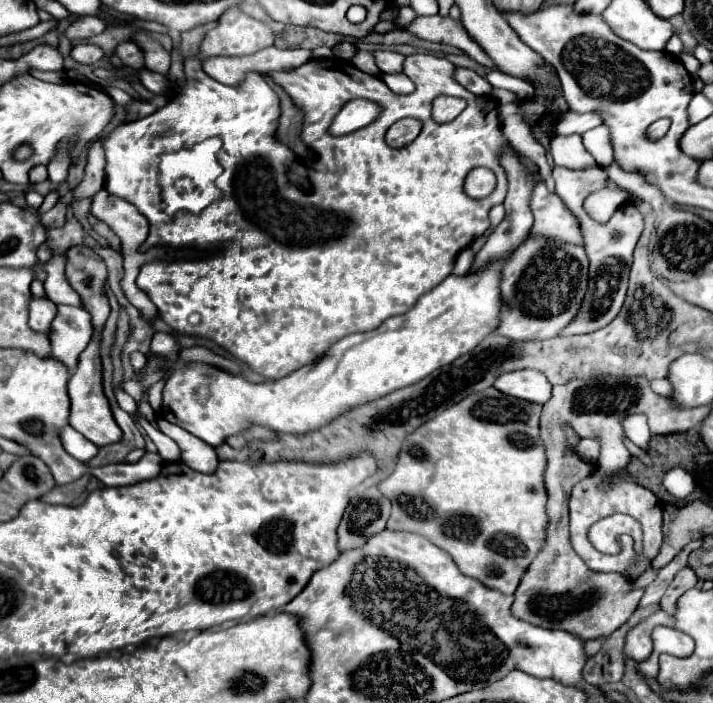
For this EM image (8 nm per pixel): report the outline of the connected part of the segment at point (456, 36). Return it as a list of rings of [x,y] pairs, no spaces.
[[[434,15],[434,17],[418,17],[410,27],[410,33],[418,33],[416,37],[432,41],[432,43],[444,43],[444,45],[452,45],[462,49],[468,57],[472,57],[474,61],[478,61],[480,65],[486,65],[490,69],[498,69],[494,65],[494,61],[484,53],[484,49],[470,39],[468,31],[464,29],[464,25],[460,21],[454,21],[452,17],[442,17],[442,15]]]

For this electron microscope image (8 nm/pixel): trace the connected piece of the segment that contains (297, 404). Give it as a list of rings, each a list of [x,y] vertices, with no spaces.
[[[500,257],[490,261],[482,269],[468,271],[464,275],[450,275],[438,287],[428,291],[418,299],[418,303],[404,315],[386,319],[378,329],[366,333],[352,333],[340,339],[320,357],[316,363],[306,365],[284,379],[266,381],[266,383],[250,383],[240,375],[226,373],[208,363],[182,363],[178,357],[178,343],[172,333],[154,333],[150,351],[164,359],[164,371],[168,379],[164,383],[162,393],[162,417],[188,433],[196,435],[204,443],[216,447],[226,441],[228,435],[234,435],[248,427],[248,423],[260,423],[270,427],[272,431],[284,433],[306,433],[314,431],[326,423],[330,423],[340,413],[346,413],[358,405],[384,397],[396,389],[418,383],[422,377],[438,371],[440,367],[452,363],[458,357],[470,353],[482,339],[498,329],[498,313],[502,309],[500,295],[500,275],[502,267],[508,263],[508,257]]]

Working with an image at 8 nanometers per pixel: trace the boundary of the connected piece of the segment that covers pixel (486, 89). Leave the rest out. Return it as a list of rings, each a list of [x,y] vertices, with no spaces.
[[[456,69],[456,81],[474,95],[486,95],[492,91],[492,85],[472,69]]]

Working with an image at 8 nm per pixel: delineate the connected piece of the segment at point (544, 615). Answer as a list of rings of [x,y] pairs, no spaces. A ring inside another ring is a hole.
[[[566,529],[566,533],[546,535],[544,549],[532,561],[514,593],[512,615],[538,627],[564,629],[588,641],[608,637],[616,631],[622,621],[636,611],[642,595],[644,589],[634,589],[632,581],[620,573],[598,573],[588,569],[588,565],[572,549]]]

